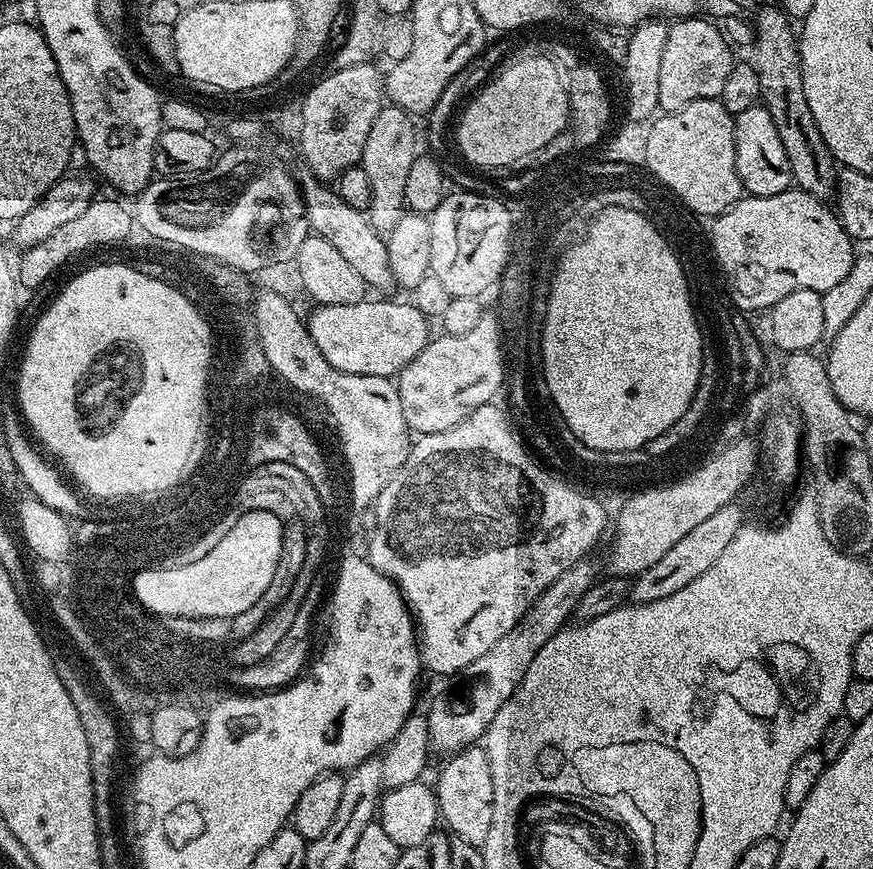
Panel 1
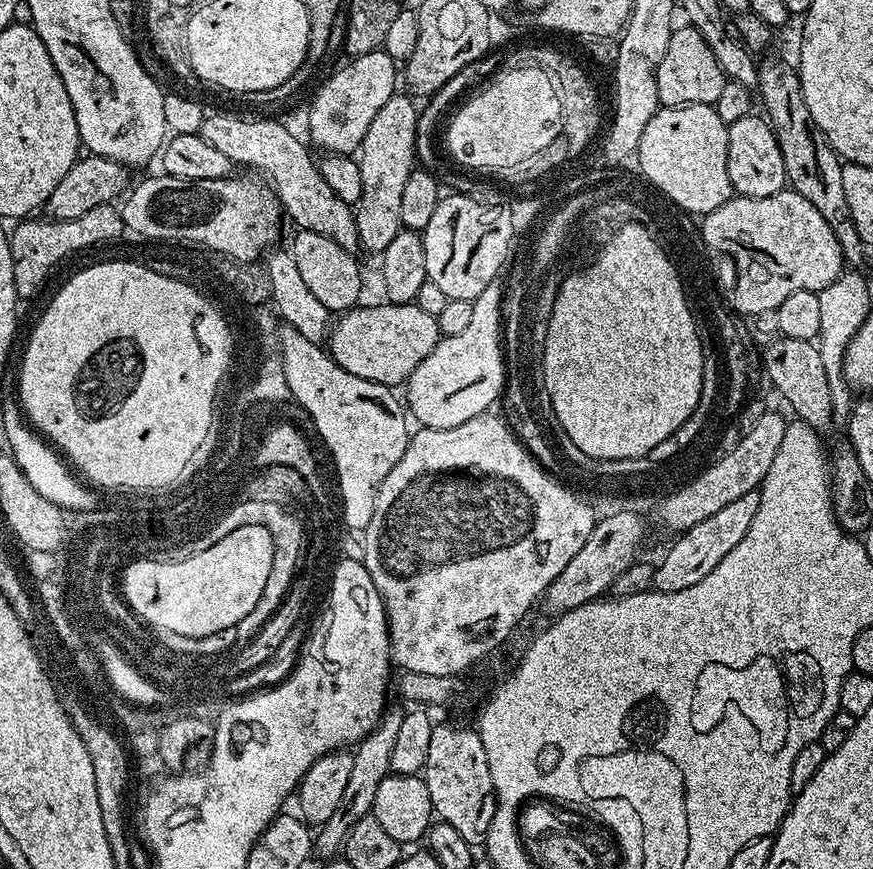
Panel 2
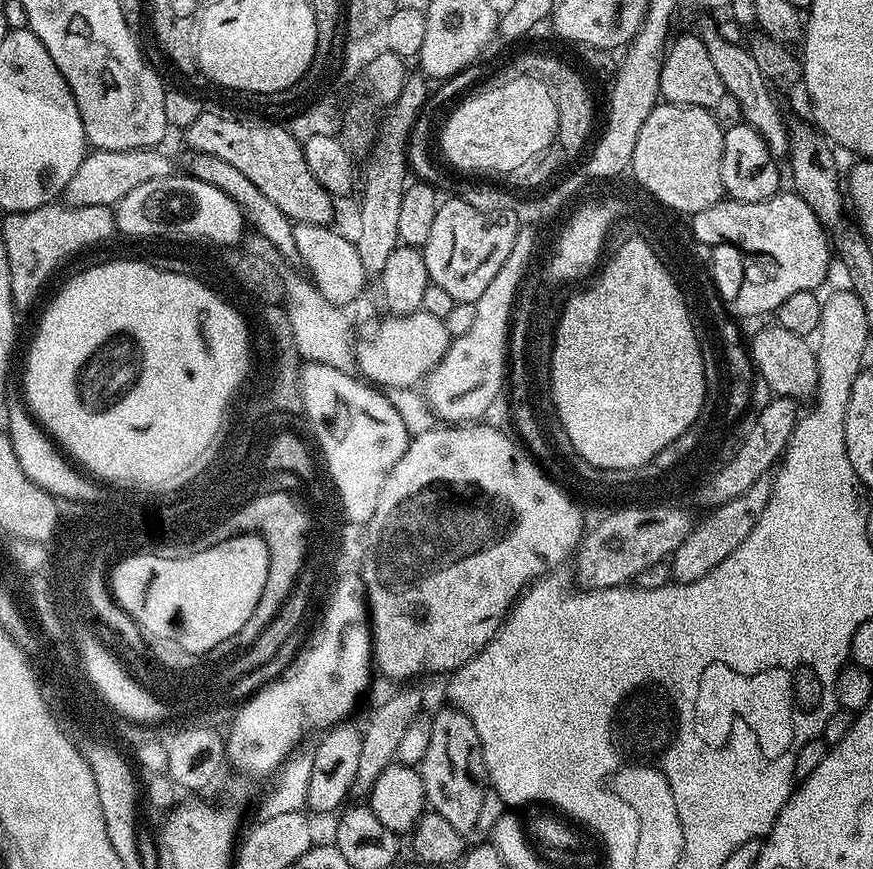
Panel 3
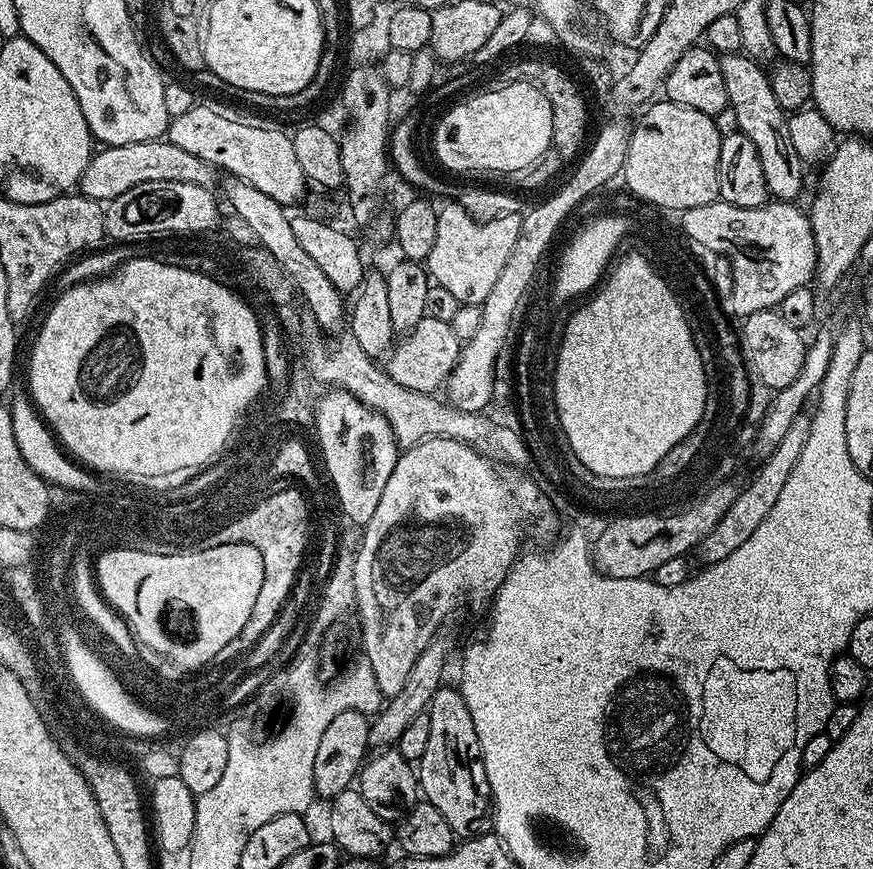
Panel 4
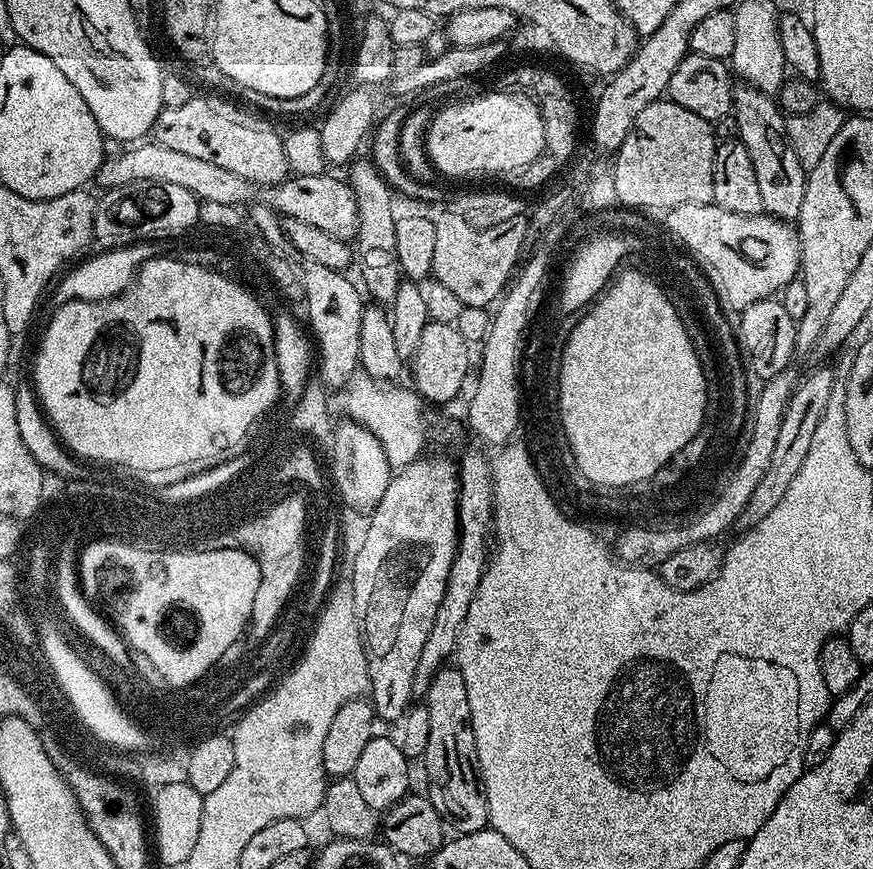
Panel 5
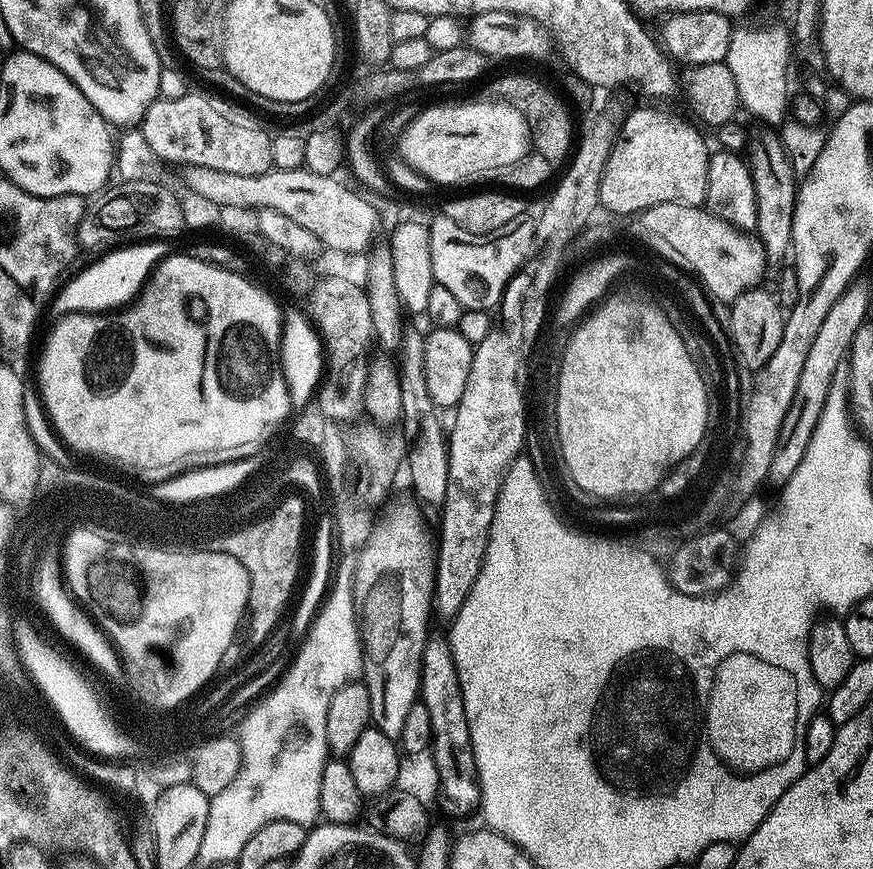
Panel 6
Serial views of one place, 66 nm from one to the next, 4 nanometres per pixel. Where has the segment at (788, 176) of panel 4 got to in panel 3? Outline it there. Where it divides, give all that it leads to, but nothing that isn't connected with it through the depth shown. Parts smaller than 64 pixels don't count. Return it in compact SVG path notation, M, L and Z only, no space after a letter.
M715 19L713 21L702 21L698 35L706 46L707 52L710 53L710 59L718 78L722 78L725 93L733 96L738 101L738 106L742 106L743 123L749 124L751 128L758 130L758 134L762 134L762 142L766 142L772 156L777 158L787 157L788 124L784 122L780 108L776 105L775 98L772 97L774 92L770 83L763 76L761 70L758 70L758 65L751 58L747 47L743 43L731 44L726 42L726 38L722 38L719 23Z

